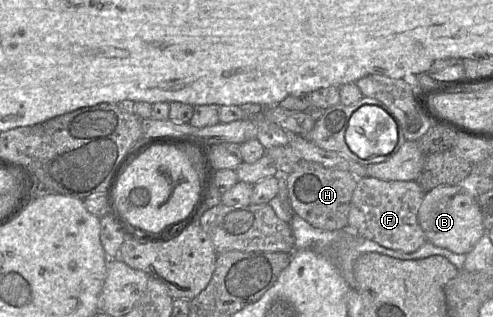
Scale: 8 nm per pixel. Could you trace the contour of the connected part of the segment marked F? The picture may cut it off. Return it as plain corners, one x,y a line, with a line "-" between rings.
373,177
358,180
350,202
348,227
356,235
377,242
383,247
411,253
427,238
418,220
424,191
413,181
383,181

